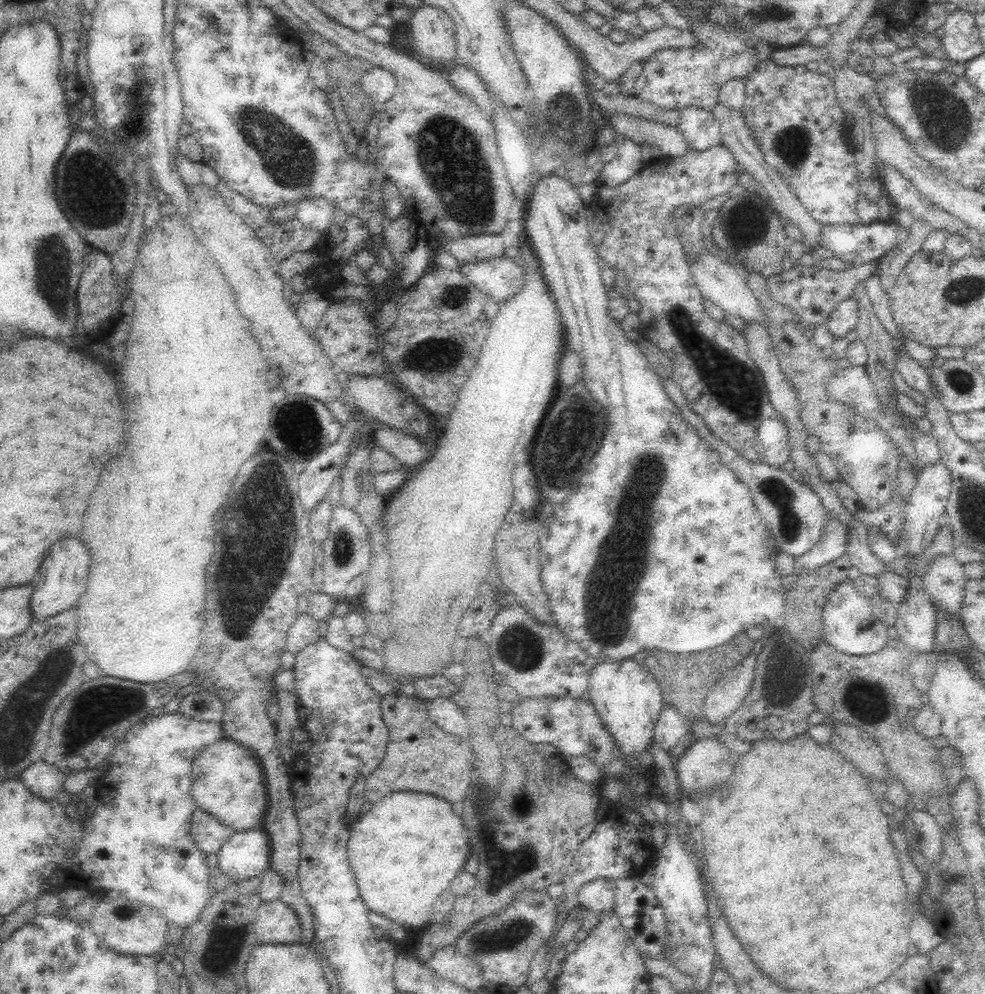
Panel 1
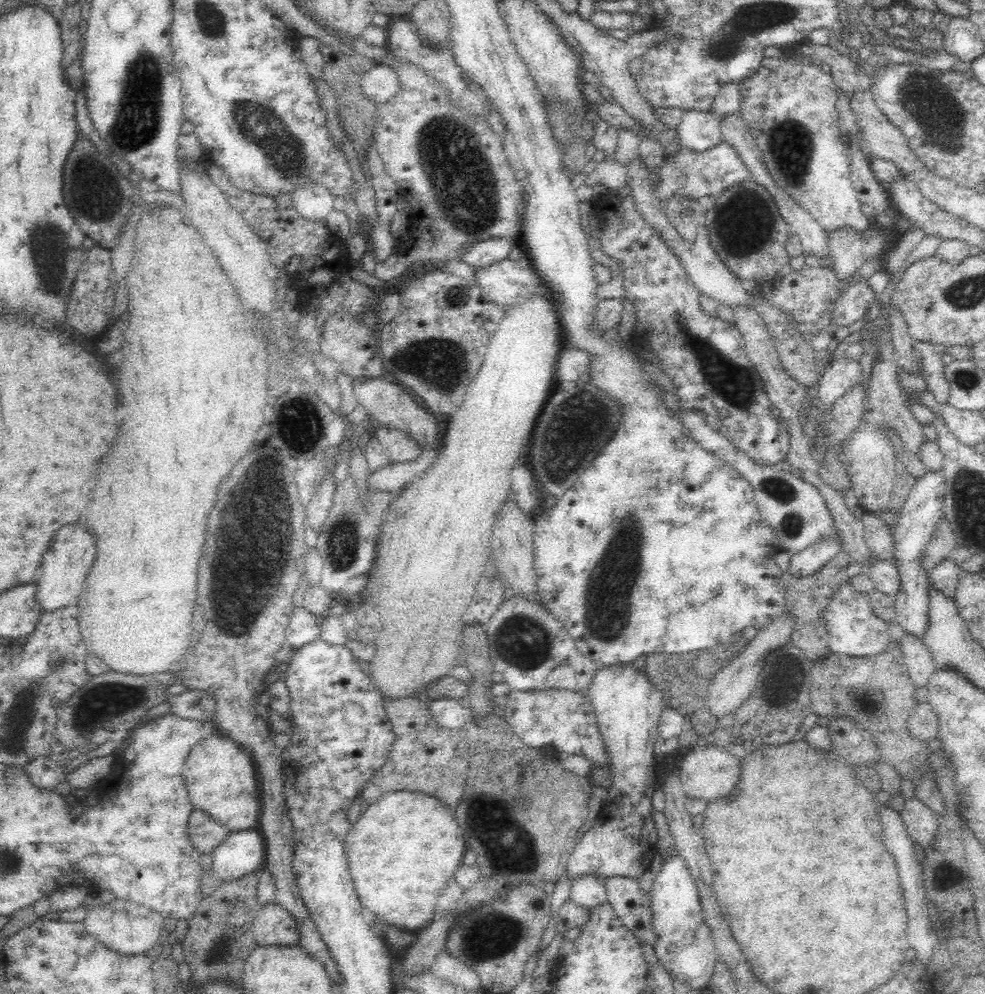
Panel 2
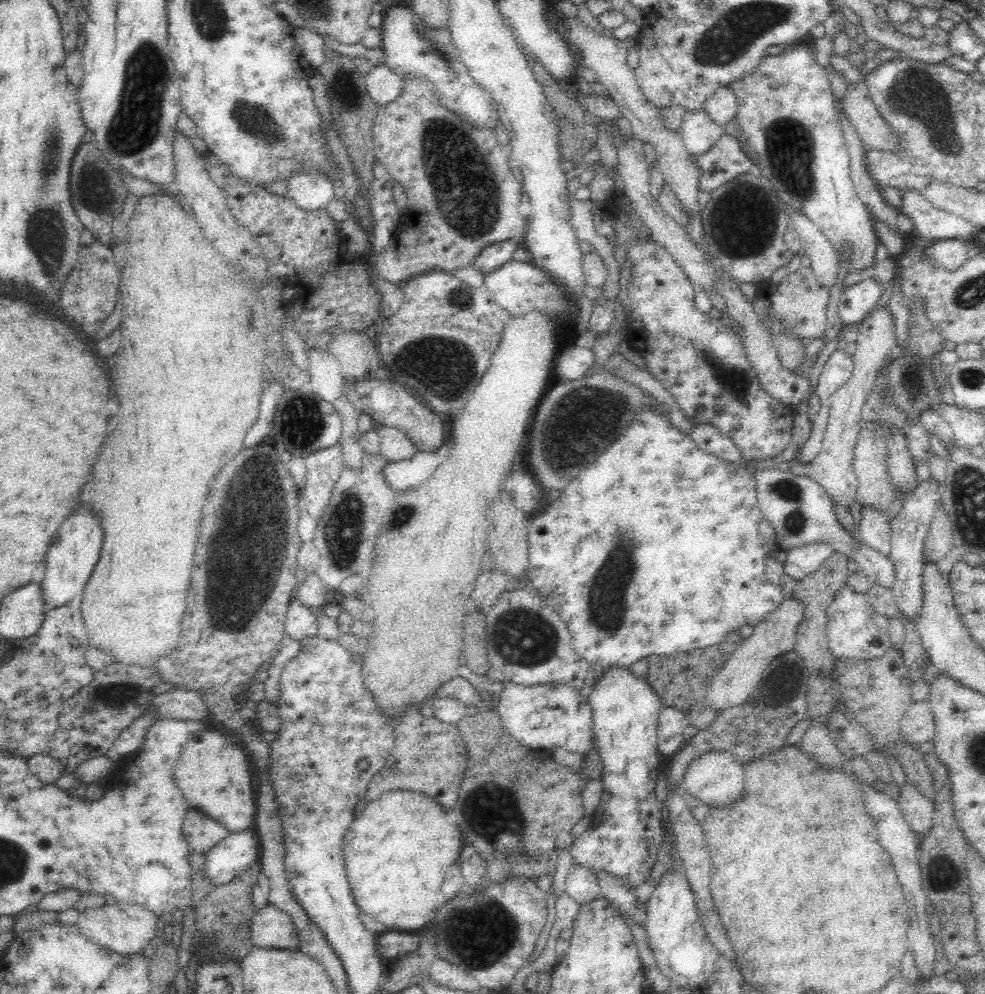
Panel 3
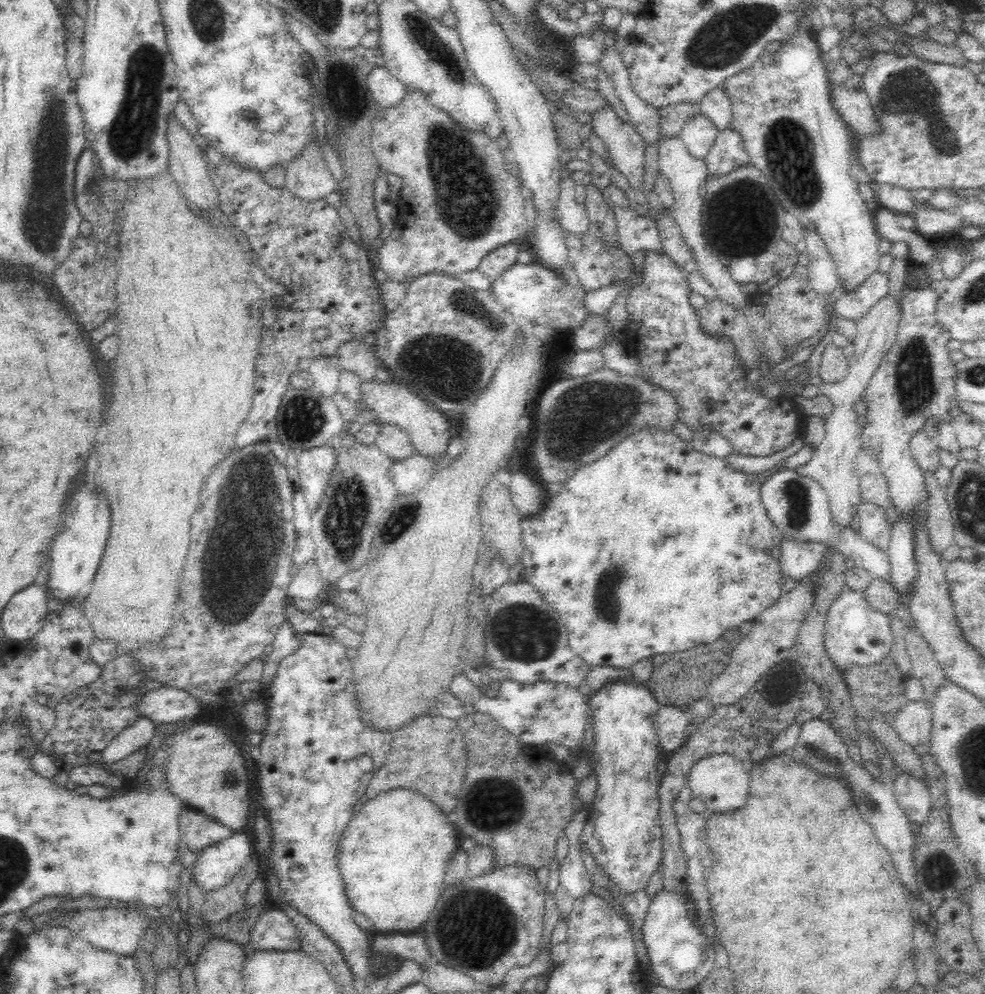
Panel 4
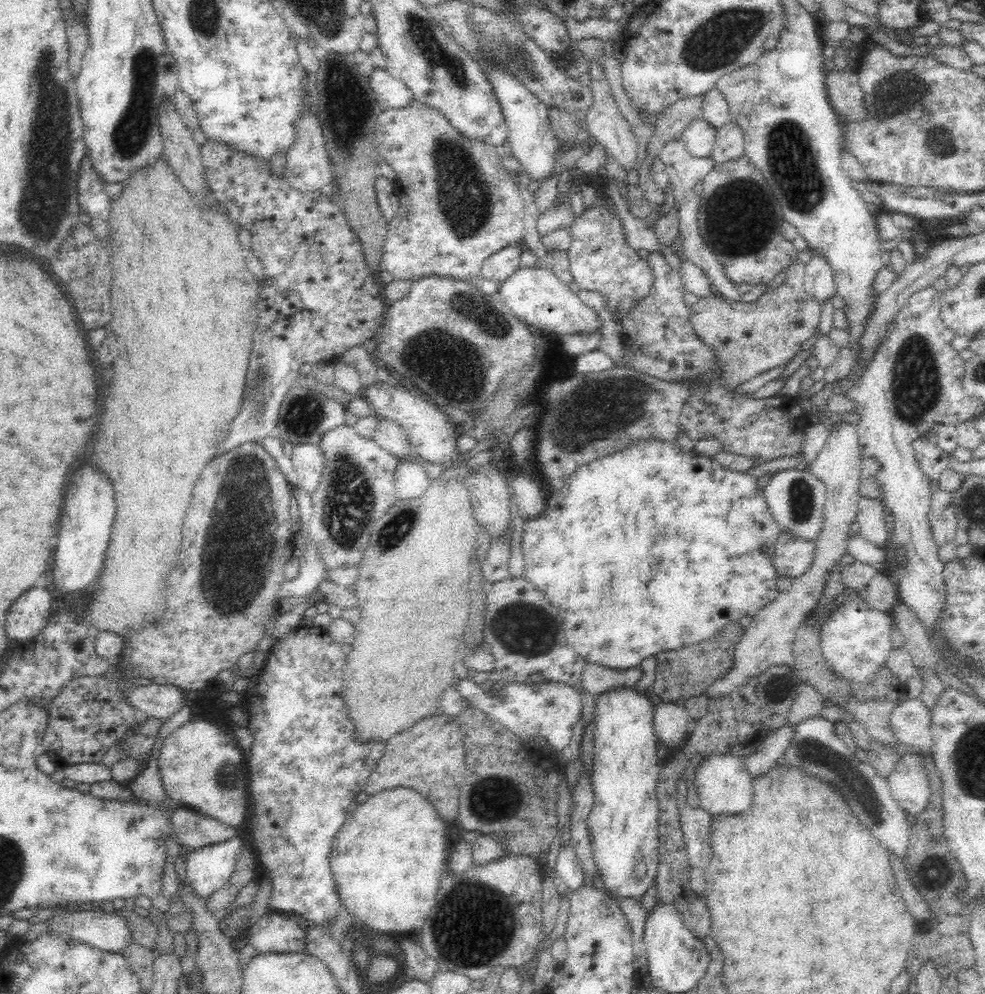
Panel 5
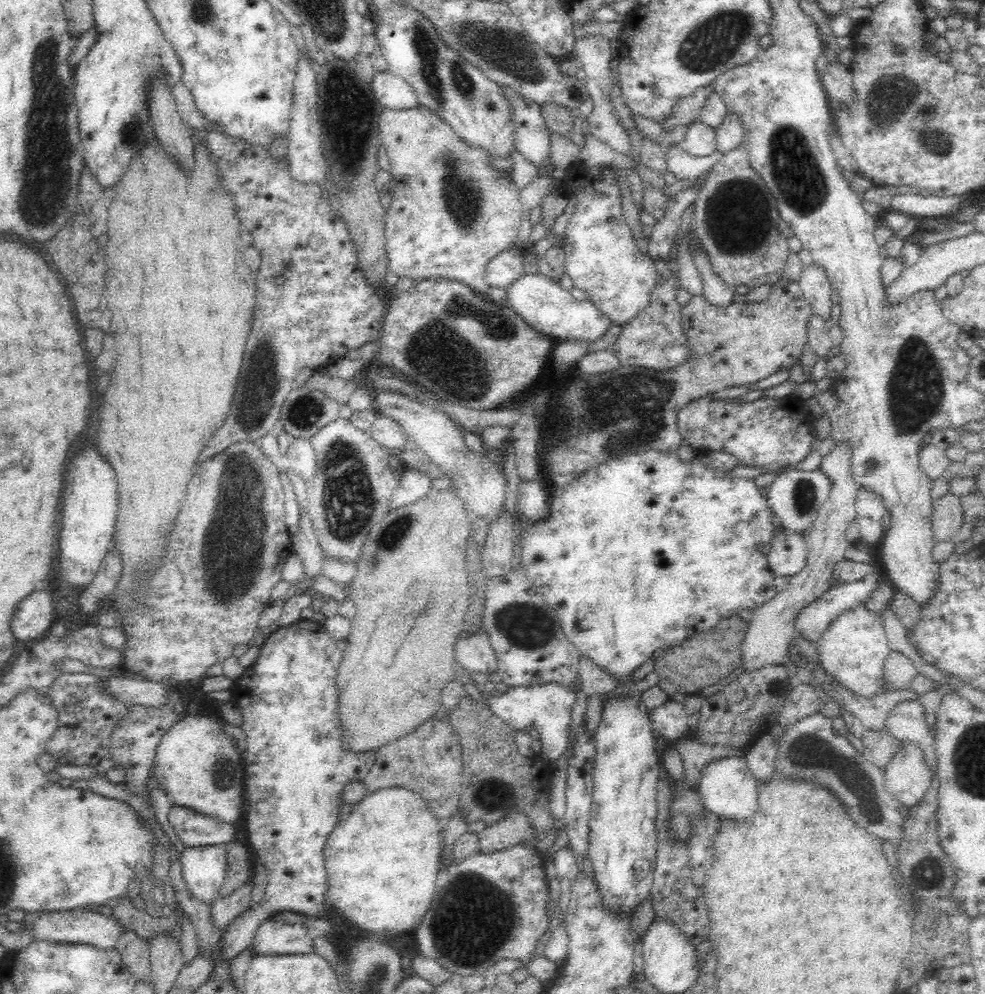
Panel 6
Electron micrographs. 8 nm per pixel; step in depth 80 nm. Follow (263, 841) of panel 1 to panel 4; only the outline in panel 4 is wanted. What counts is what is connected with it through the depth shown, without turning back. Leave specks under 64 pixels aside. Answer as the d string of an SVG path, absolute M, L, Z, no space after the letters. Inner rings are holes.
M233 831L232 836L197 852L197 860L190 868L193 879L210 893L228 884L253 853L250 836Z

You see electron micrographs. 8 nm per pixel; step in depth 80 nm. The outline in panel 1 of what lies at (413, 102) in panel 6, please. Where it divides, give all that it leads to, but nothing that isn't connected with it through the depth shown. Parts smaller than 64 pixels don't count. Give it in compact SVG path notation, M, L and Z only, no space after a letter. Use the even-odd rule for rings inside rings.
M372 67L364 73L358 73L358 85L374 104L386 104L397 91L396 78L384 68Z

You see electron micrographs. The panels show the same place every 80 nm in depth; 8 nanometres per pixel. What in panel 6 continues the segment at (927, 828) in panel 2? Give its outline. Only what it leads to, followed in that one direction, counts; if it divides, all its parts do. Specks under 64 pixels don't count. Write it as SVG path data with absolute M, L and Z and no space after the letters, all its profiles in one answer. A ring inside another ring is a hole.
M902 743L902 749L889 761L883 772L887 792L906 809L919 805L928 794L931 785L931 768L925 762L925 754L914 743Z

